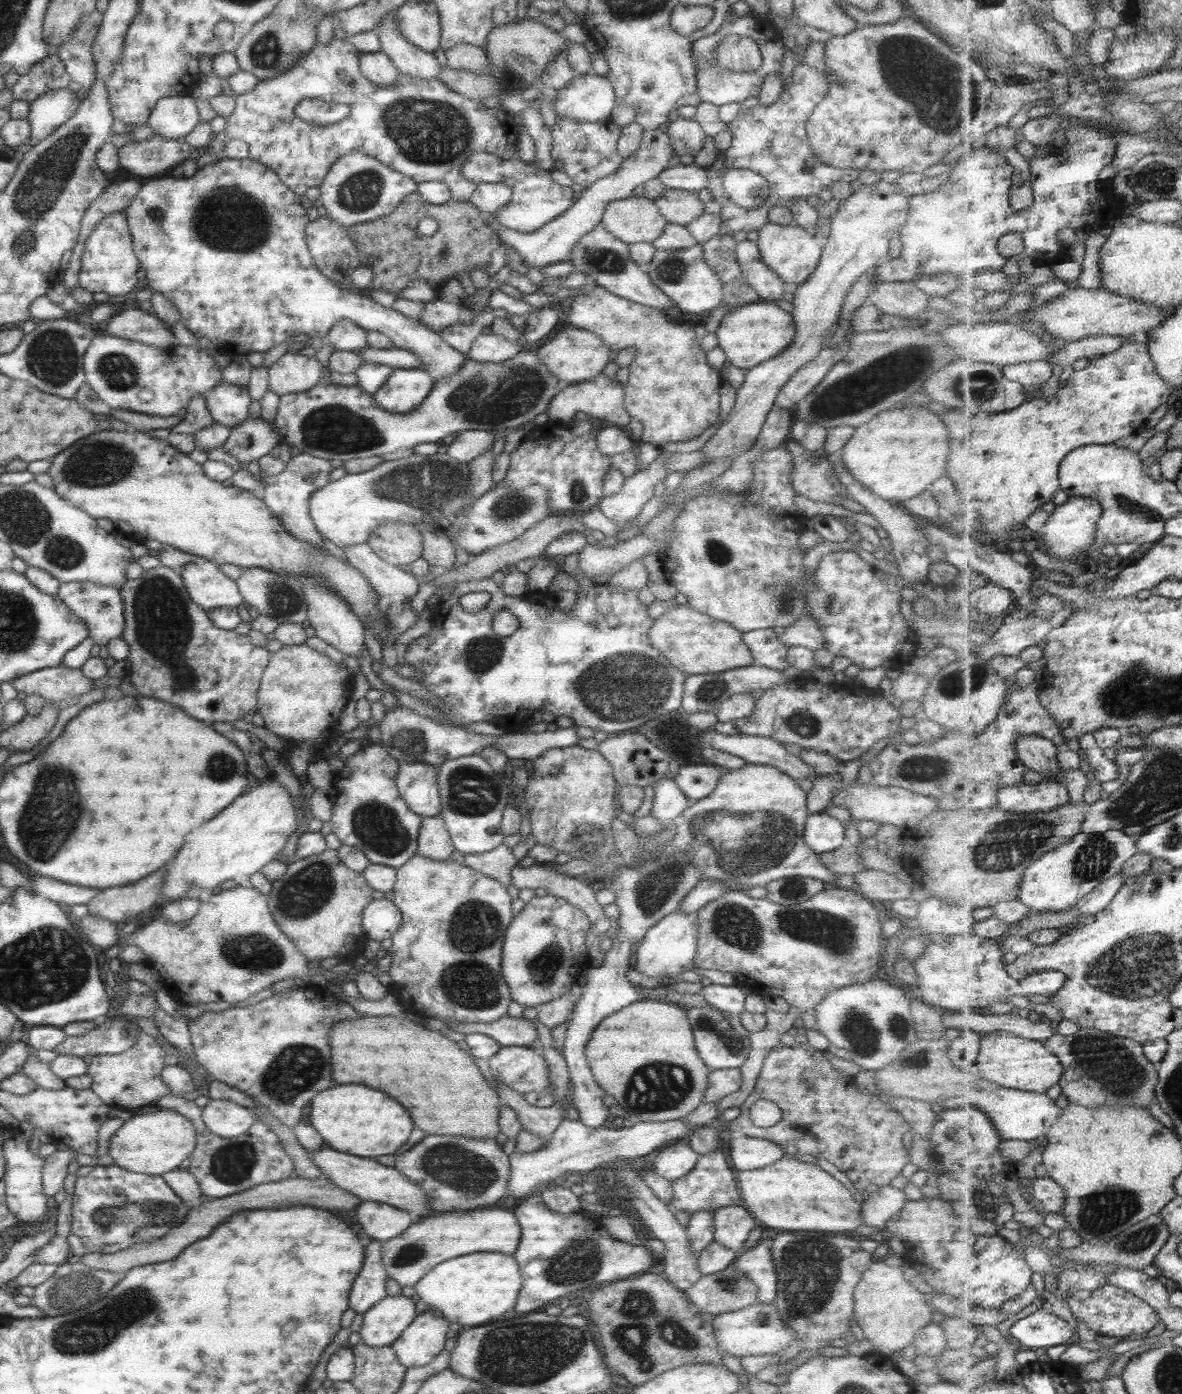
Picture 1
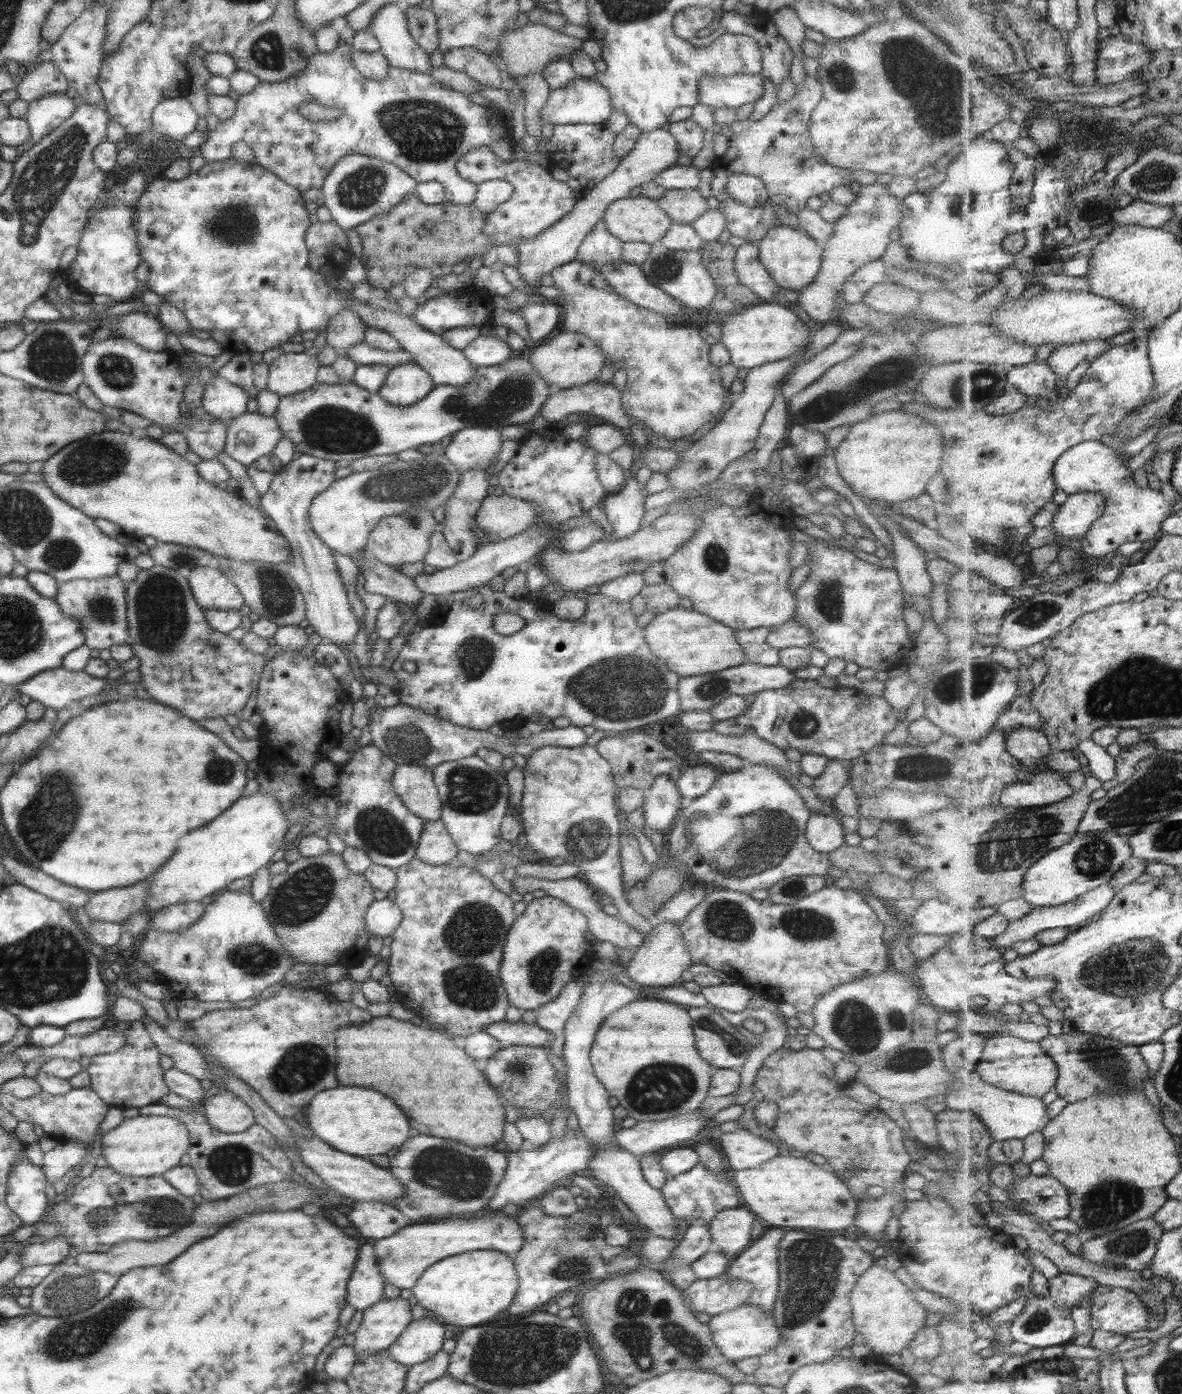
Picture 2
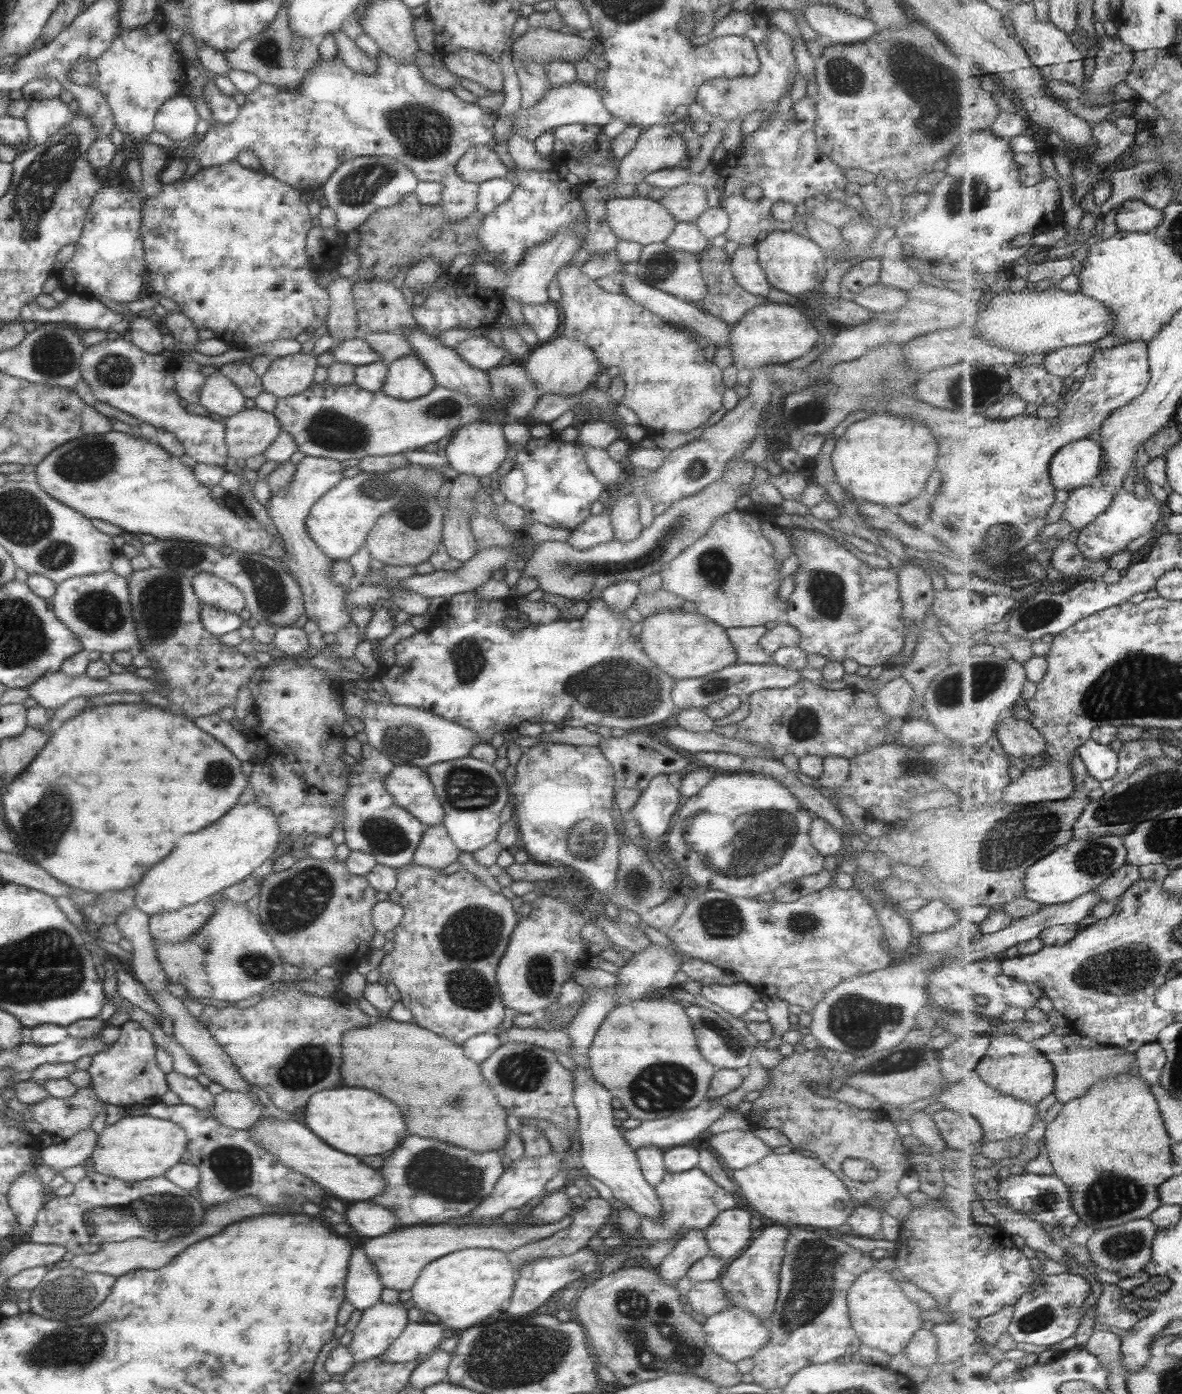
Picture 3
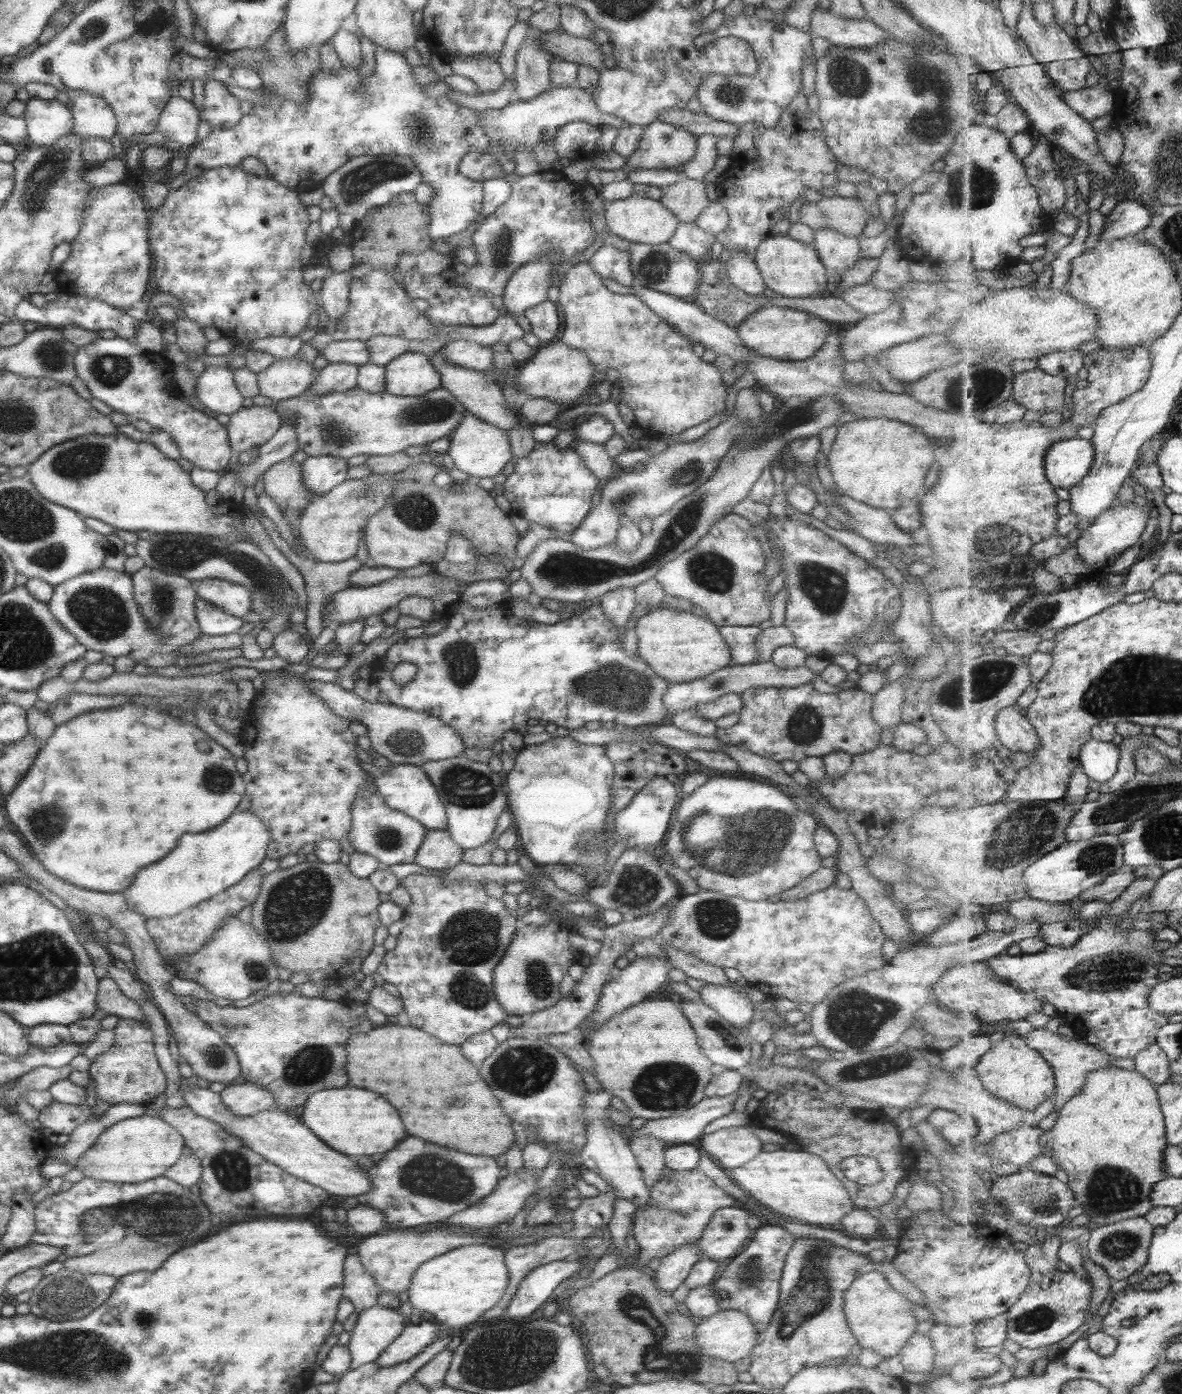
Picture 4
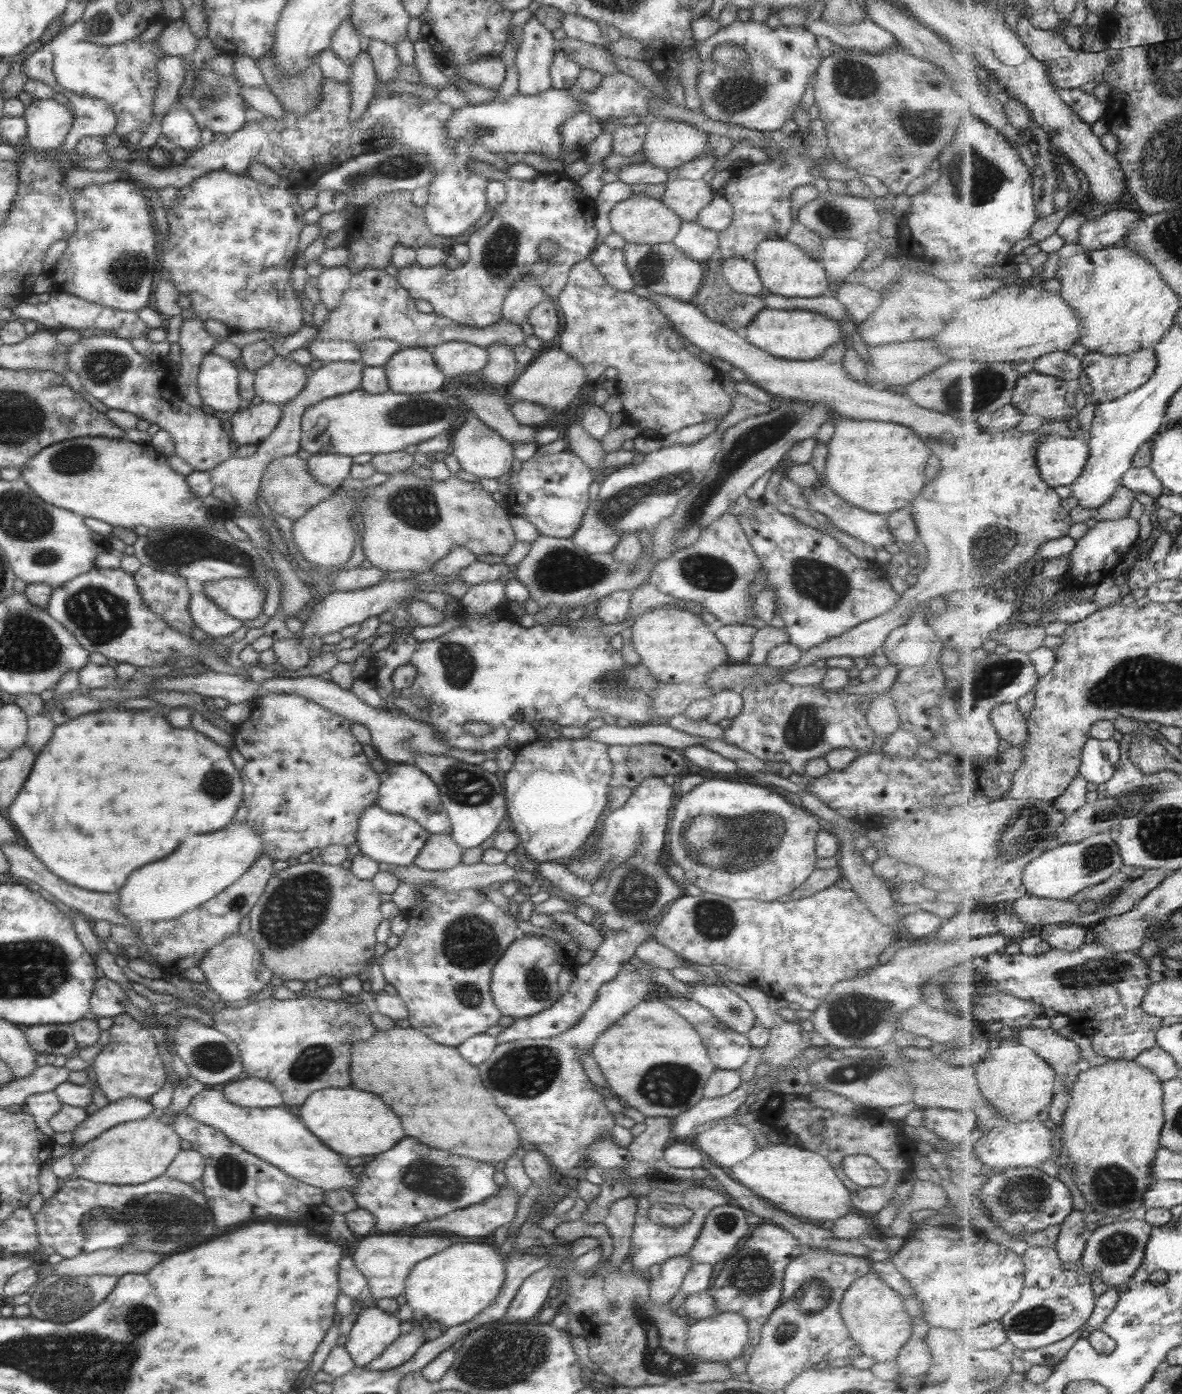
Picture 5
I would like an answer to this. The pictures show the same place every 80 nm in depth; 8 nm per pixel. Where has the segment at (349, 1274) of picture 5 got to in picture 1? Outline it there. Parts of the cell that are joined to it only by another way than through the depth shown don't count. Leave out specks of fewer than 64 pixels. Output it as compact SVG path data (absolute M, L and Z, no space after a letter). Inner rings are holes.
M375 1240L365 1244L361 1268L349 1290L348 1308L353 1312L362 1314L386 1297L384 1288L388 1276L382 1267L380 1246L381 1241Z

